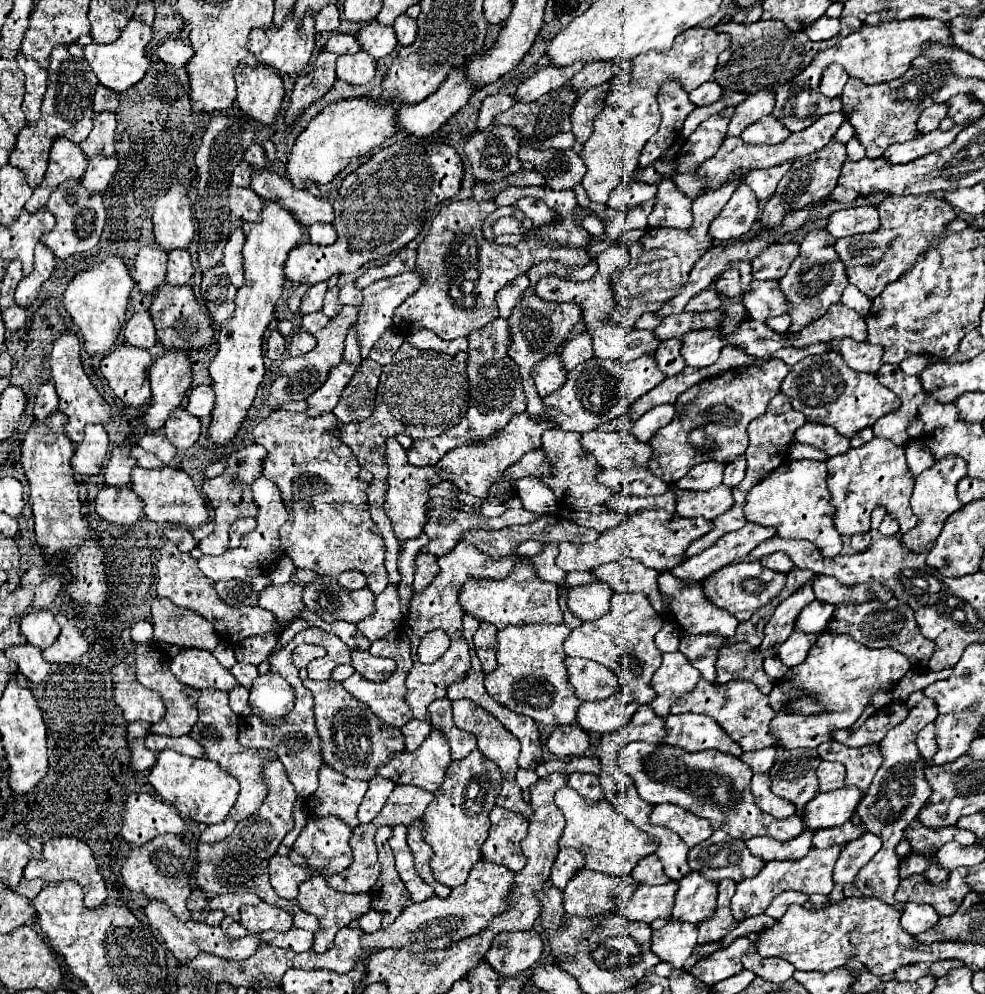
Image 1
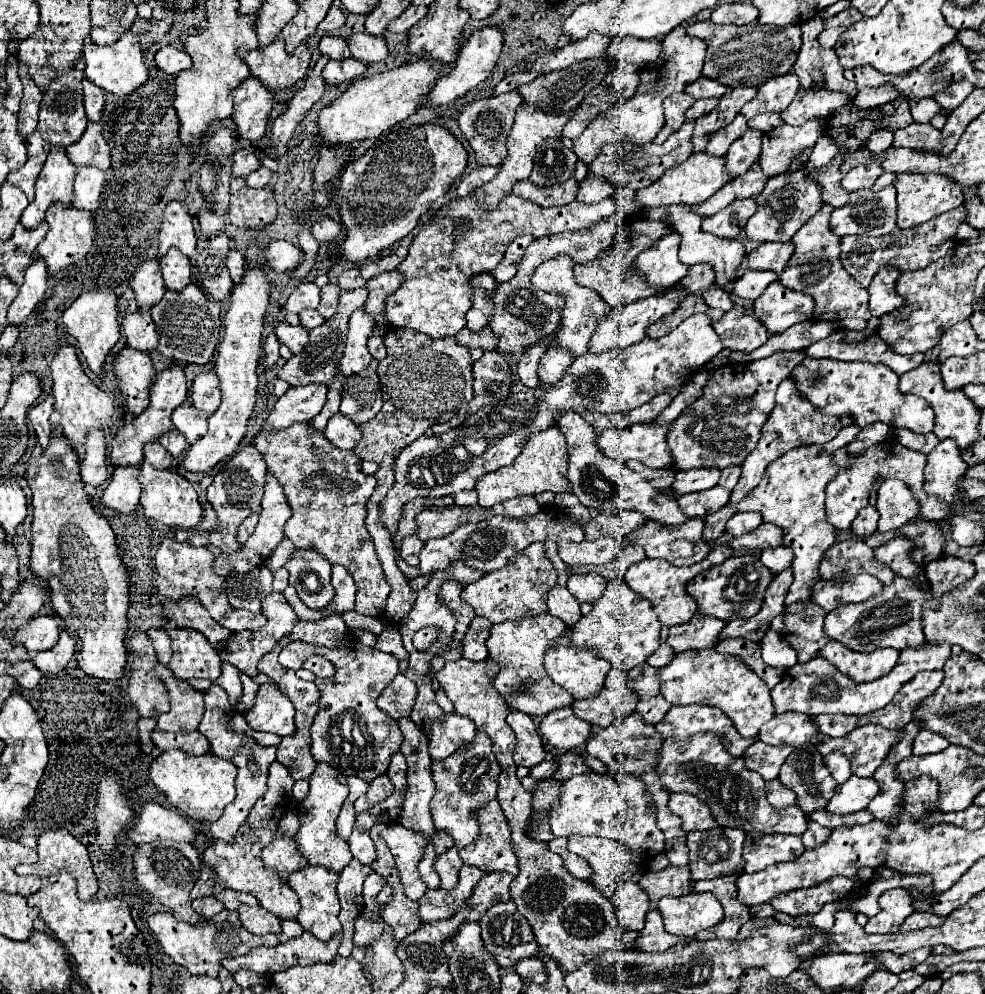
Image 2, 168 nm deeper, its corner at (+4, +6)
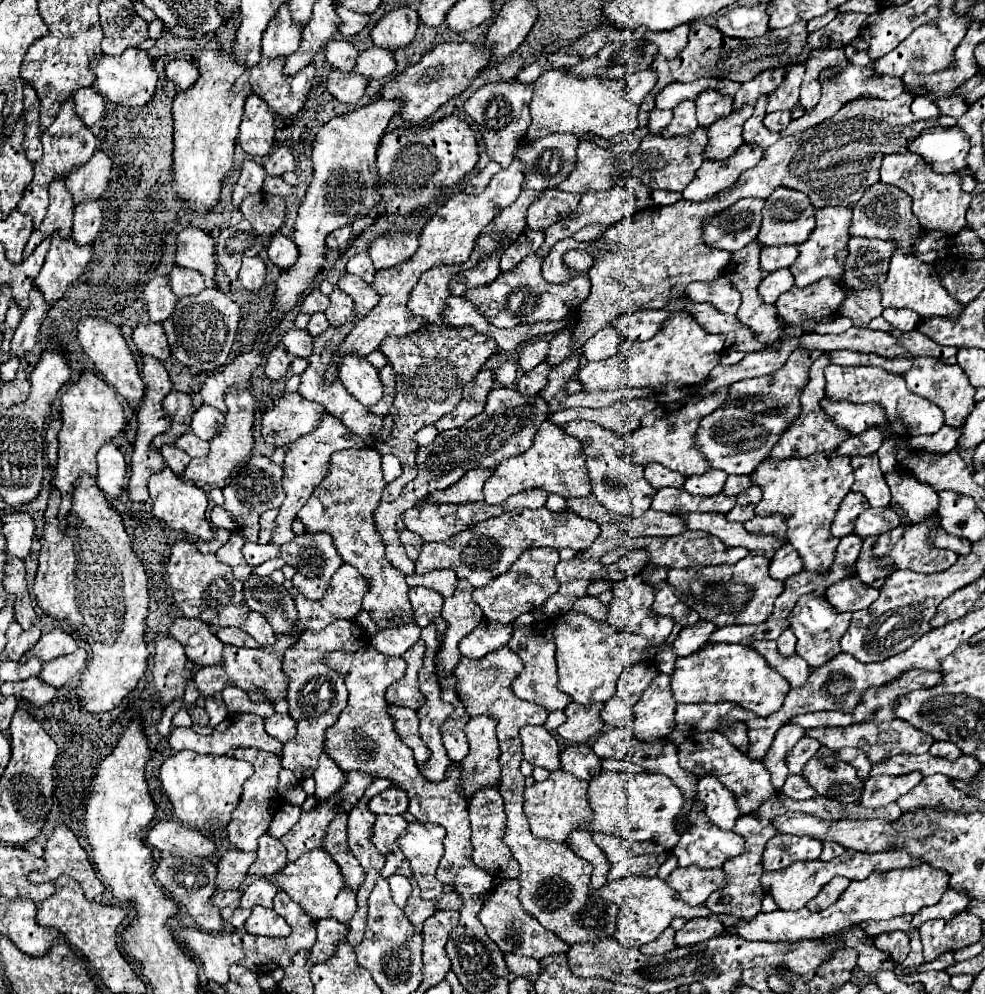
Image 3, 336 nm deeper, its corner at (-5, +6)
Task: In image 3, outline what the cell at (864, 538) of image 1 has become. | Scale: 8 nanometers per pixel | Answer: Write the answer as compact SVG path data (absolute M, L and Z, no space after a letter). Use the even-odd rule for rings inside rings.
M884 506L884 508L868 508L868 510L864 510L858 516L854 534L858 534L860 538L878 536L878 534L888 532L888 530L892 530L896 526L900 526L900 518L898 518L898 514L890 506Z

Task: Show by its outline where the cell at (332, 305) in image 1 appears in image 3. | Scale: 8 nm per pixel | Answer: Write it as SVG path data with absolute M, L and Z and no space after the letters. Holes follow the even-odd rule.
M338 288L330 294L330 306L326 308L326 318L332 326L344 326L354 320L354 302L350 296L342 294Z

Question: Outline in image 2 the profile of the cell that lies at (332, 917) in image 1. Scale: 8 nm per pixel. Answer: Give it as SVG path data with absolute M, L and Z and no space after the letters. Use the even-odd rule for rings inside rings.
M307 864L301 870L295 870L289 874L287 884L297 892L299 902L301 902L301 910L297 914L297 922L303 926L303 930L315 934L319 940L331 940L331 936L335 936L337 932L341 932L341 922L339 922L339 896L337 896L337 880L339 880L339 872L333 872L325 866L311 866Z

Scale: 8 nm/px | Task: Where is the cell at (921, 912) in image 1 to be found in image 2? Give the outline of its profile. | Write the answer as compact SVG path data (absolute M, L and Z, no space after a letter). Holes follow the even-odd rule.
M913 912L911 916L905 918L905 922L901 924L901 930L911 932L911 930L927 928L927 926L941 926L943 922L945 922L945 918L933 916L933 912Z

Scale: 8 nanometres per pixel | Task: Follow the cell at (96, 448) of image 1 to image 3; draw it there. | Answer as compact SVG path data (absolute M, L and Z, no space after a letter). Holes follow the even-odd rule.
M106 442L98 450L98 488L110 496L120 496L124 492L126 482L126 462L122 452L112 444Z

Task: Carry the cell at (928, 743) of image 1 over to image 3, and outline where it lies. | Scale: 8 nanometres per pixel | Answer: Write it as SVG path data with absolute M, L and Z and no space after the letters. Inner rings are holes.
M934 742L934 744L930 746L930 754L932 754L932 756L946 758L946 760L956 760L962 752L960 752L952 742Z

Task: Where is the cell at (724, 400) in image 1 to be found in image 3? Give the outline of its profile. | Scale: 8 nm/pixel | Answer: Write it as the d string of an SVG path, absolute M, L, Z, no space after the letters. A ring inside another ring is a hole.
M796 350L786 364L768 376L740 380L730 386L730 402L722 404L714 414L702 418L698 434L694 434L694 446L706 456L712 468L726 474L750 474L768 456L770 448L778 442L780 434L792 424L798 412L800 388L808 382L810 364L820 358L818 350Z

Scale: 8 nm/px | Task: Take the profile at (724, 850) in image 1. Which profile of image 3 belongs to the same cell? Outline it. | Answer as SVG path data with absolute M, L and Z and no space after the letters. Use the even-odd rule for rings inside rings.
M694 804L690 812L690 822L690 830L680 834L680 842L672 850L678 858L678 866L694 864L698 868L722 868L732 856L746 852L742 836L708 824L706 816L698 812L698 804Z

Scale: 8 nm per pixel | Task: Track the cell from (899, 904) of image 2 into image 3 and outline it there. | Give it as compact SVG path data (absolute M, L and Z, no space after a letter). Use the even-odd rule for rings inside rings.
M900 930L878 934L876 940L874 940L874 946L884 950L884 952L888 952L896 960L896 964L902 964L904 958L908 956L908 952L910 952L910 940Z

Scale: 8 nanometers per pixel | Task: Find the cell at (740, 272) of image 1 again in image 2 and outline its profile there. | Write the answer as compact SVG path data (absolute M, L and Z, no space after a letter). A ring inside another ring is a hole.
M747 270L741 278L737 278L737 284L733 284L733 294L743 300L755 302L765 292L765 288L775 280L779 280L779 274L775 272Z

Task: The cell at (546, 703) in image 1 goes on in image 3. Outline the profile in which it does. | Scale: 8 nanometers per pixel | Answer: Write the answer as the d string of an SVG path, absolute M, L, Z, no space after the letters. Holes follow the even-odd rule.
M540 620L528 626L518 626L512 624L512 638L508 642L508 646L522 658L524 662L524 670L516 676L516 680L512 682L512 690L518 698L526 700L526 702L534 702L542 708L546 708L548 712L554 710L564 710L572 700L570 696L566 696L564 692L558 690L558 676L556 676L556 648L554 648L554 624L550 620Z

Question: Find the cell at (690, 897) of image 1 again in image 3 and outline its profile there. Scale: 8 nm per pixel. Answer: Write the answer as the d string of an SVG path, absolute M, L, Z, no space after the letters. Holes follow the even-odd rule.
M706 916L706 918L694 918L686 920L686 924L676 932L676 944L678 946L688 946L688 944L698 944L708 938L720 936L726 930L722 920L718 916Z

